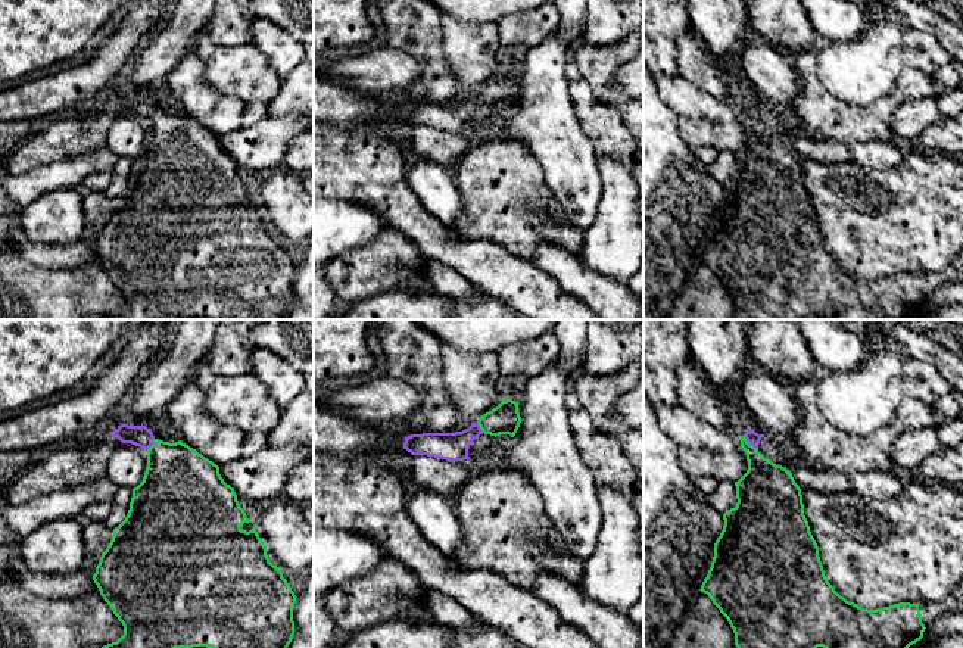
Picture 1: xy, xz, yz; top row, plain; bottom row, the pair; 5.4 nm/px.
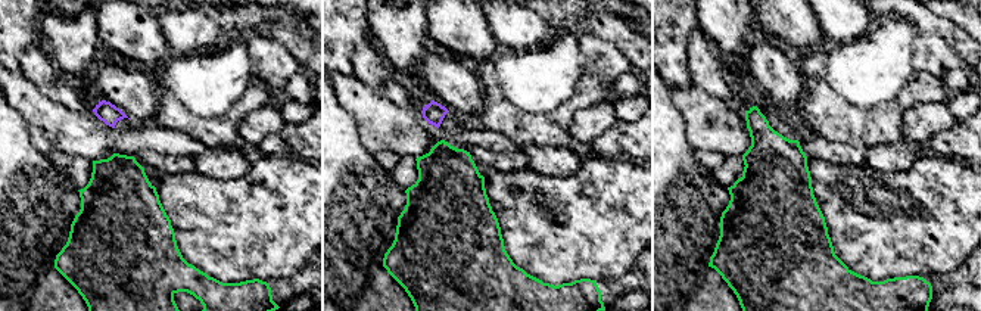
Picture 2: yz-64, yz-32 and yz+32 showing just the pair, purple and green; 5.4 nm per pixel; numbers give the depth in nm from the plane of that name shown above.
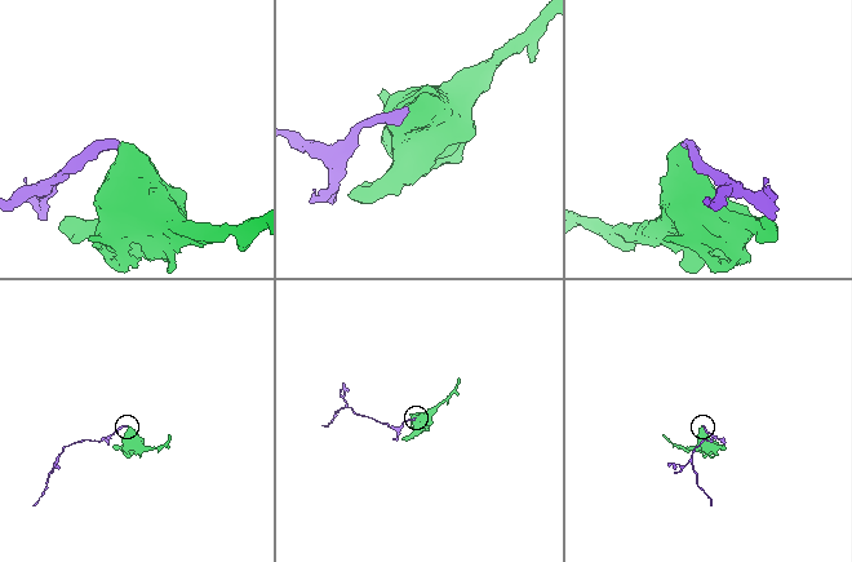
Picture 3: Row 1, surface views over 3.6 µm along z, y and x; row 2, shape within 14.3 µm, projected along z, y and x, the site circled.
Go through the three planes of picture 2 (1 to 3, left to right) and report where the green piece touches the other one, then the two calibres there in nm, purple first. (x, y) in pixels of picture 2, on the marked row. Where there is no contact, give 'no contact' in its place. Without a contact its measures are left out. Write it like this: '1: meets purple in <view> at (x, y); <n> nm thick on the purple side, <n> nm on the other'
1: no contact
2: no contact
3: no contact

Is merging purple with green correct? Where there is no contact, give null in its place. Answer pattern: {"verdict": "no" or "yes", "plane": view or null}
{"verdict": "yes", "plane": "yz"}

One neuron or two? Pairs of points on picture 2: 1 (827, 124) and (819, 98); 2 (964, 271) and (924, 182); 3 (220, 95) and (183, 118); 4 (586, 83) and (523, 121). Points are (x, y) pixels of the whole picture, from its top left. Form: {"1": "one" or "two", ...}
{"1": "one", "2": "two", "3": "two", "4": "one"}

